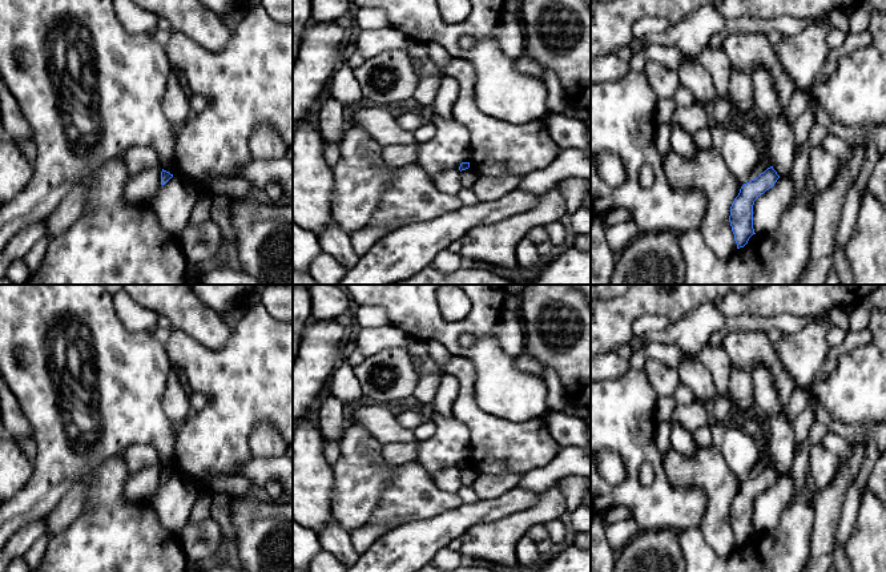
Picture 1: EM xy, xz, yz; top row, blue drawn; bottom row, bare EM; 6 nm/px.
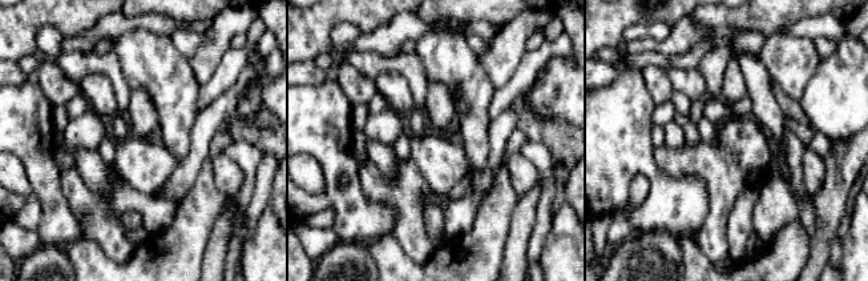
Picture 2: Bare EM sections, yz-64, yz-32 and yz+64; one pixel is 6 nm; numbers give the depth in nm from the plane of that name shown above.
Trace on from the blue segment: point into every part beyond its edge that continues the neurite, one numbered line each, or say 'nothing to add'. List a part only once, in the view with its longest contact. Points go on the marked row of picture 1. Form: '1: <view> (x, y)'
nothing to add

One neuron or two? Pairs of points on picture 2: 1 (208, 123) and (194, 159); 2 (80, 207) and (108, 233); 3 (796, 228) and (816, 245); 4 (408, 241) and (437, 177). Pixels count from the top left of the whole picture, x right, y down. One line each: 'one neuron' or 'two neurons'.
1: one neuron
2: one neuron
3: two neurons
4: two neurons

